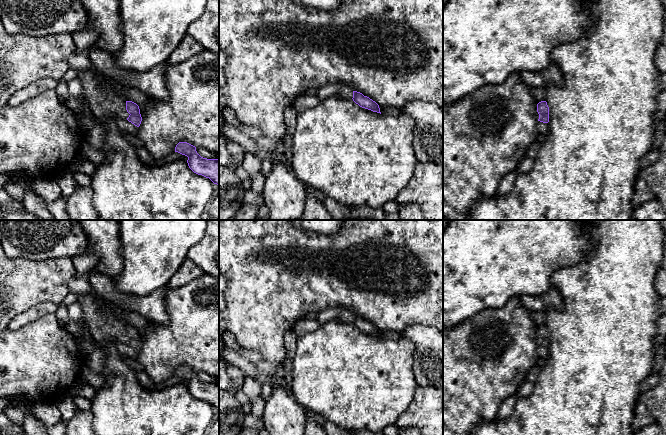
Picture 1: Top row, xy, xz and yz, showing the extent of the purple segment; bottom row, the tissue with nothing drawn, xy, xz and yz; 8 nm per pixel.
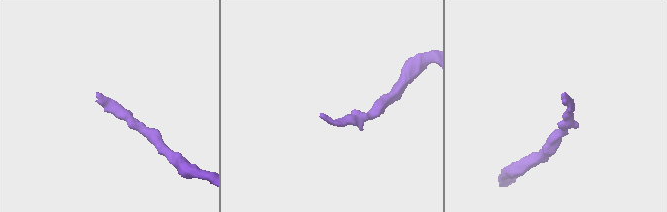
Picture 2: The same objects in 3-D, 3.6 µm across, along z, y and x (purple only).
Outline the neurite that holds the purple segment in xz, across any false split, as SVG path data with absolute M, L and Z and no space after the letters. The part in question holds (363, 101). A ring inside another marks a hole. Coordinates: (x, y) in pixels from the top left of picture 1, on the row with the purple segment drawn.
M327 84L317 89L316 96L321 100L336 97L342 99L352 99L360 107L380 113L379 105L367 96L357 91L352 91L342 84Z

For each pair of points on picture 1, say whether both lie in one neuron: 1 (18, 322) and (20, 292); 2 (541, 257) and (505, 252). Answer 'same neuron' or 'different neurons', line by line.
1: different neurons
2: same neuron

